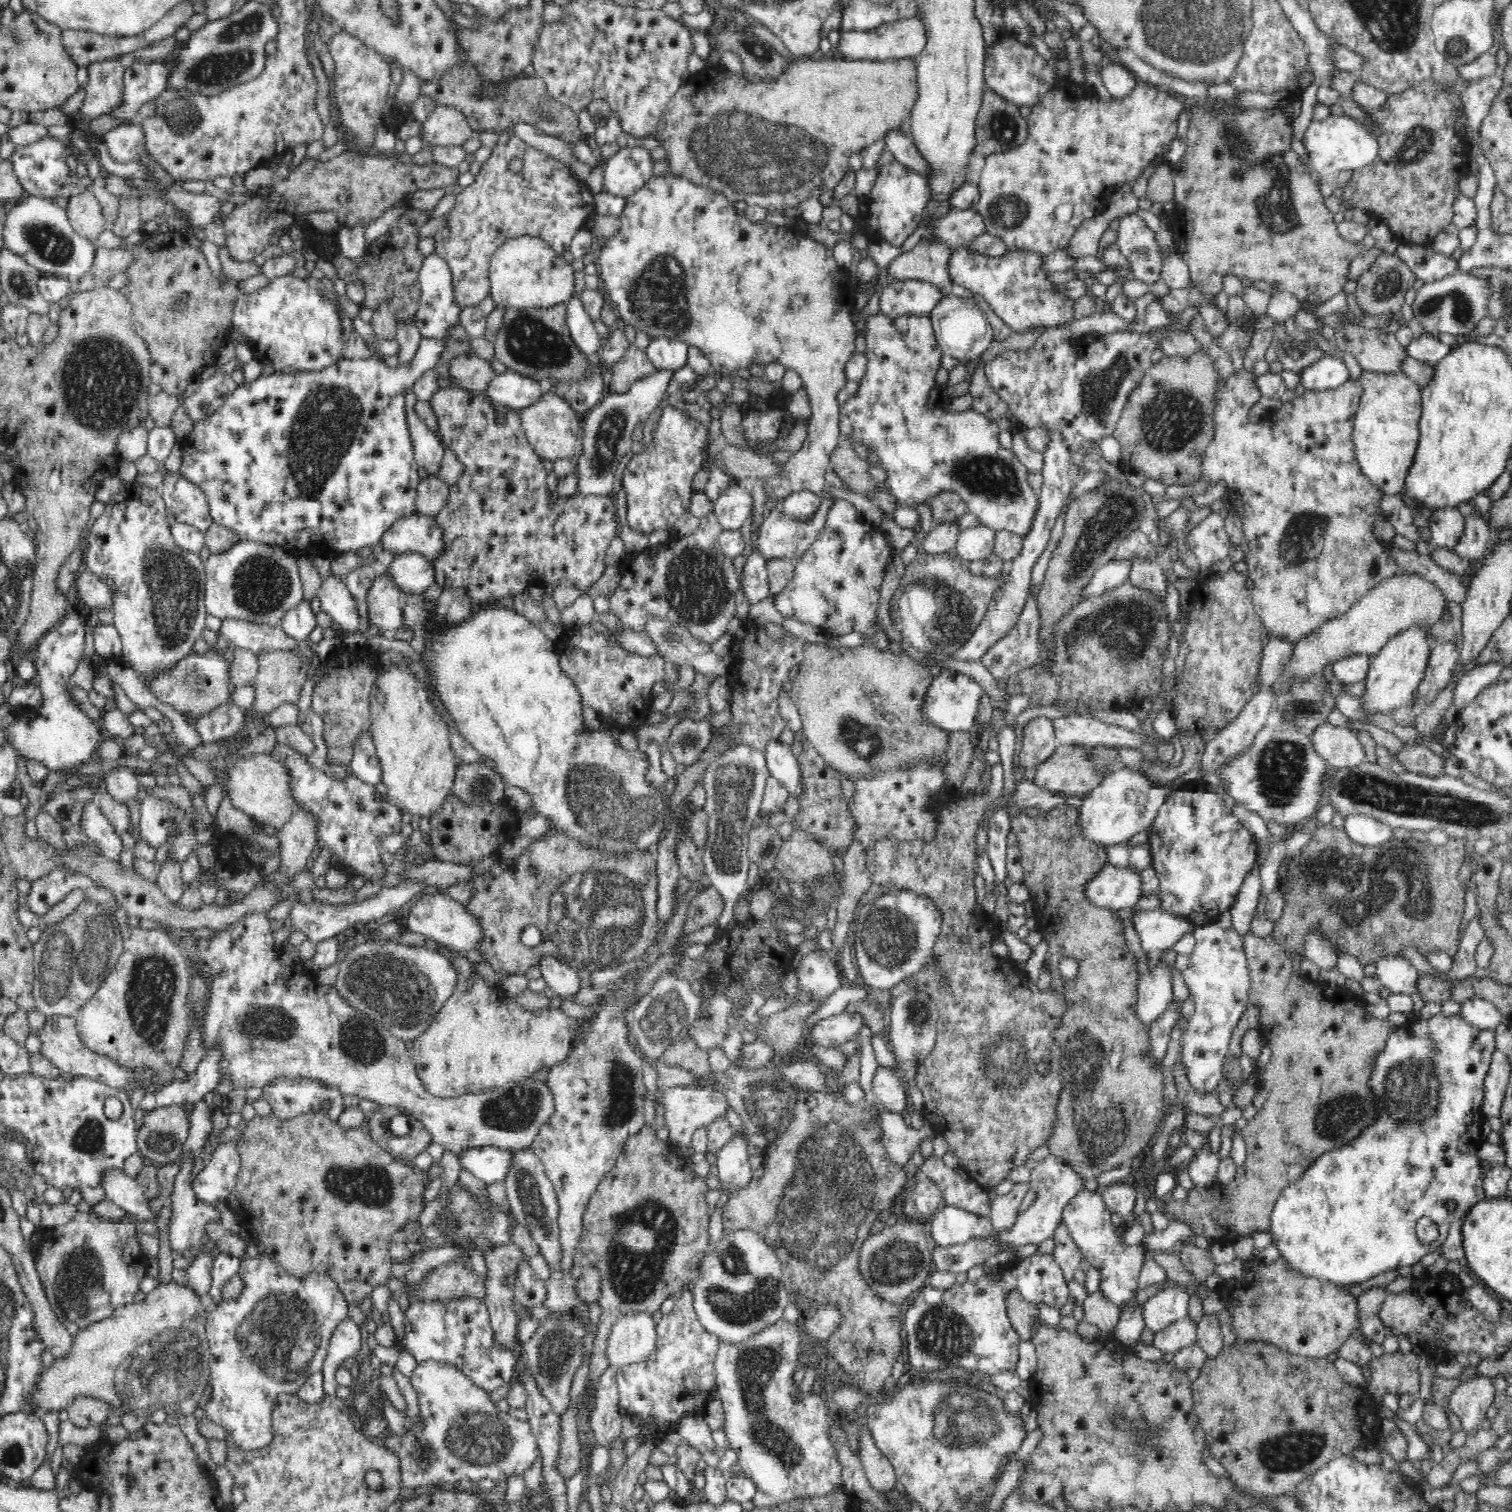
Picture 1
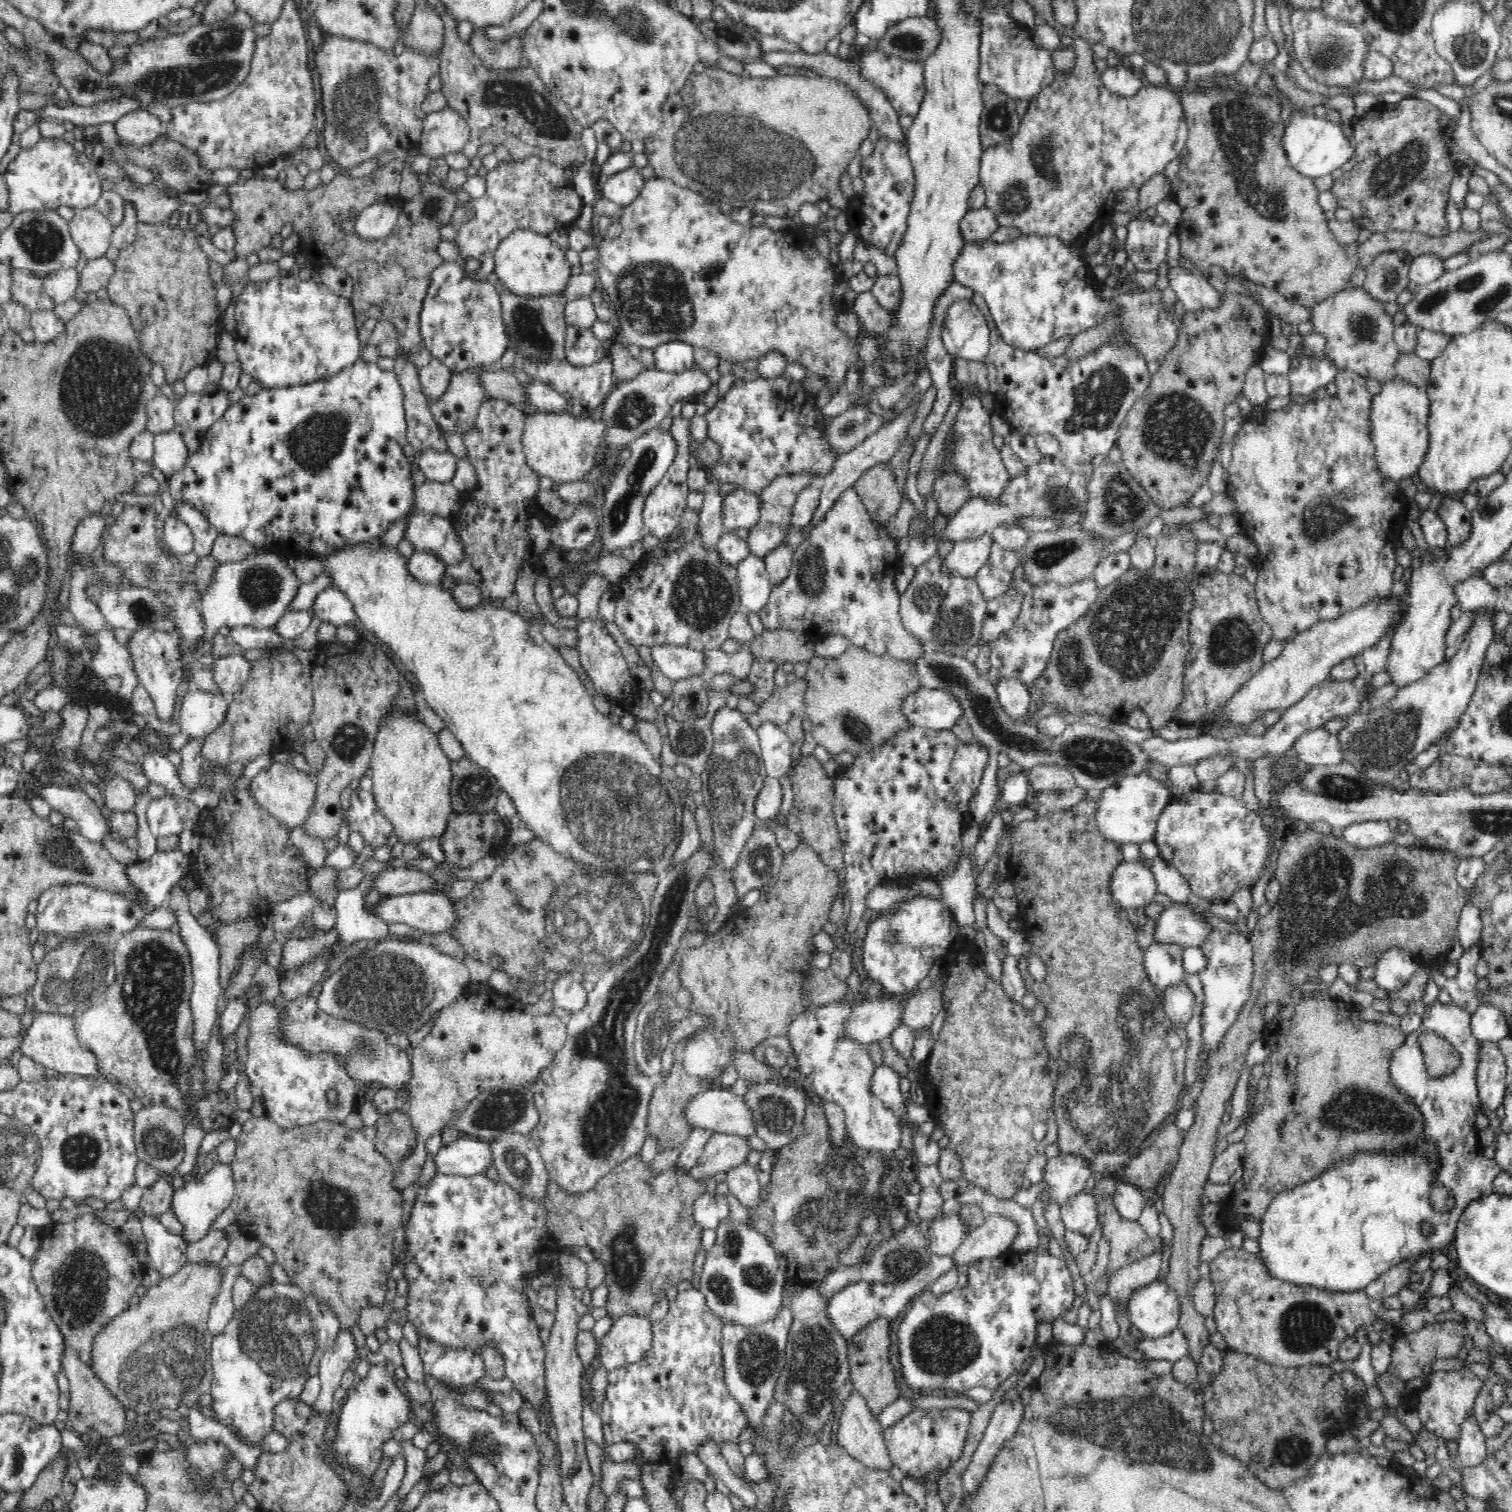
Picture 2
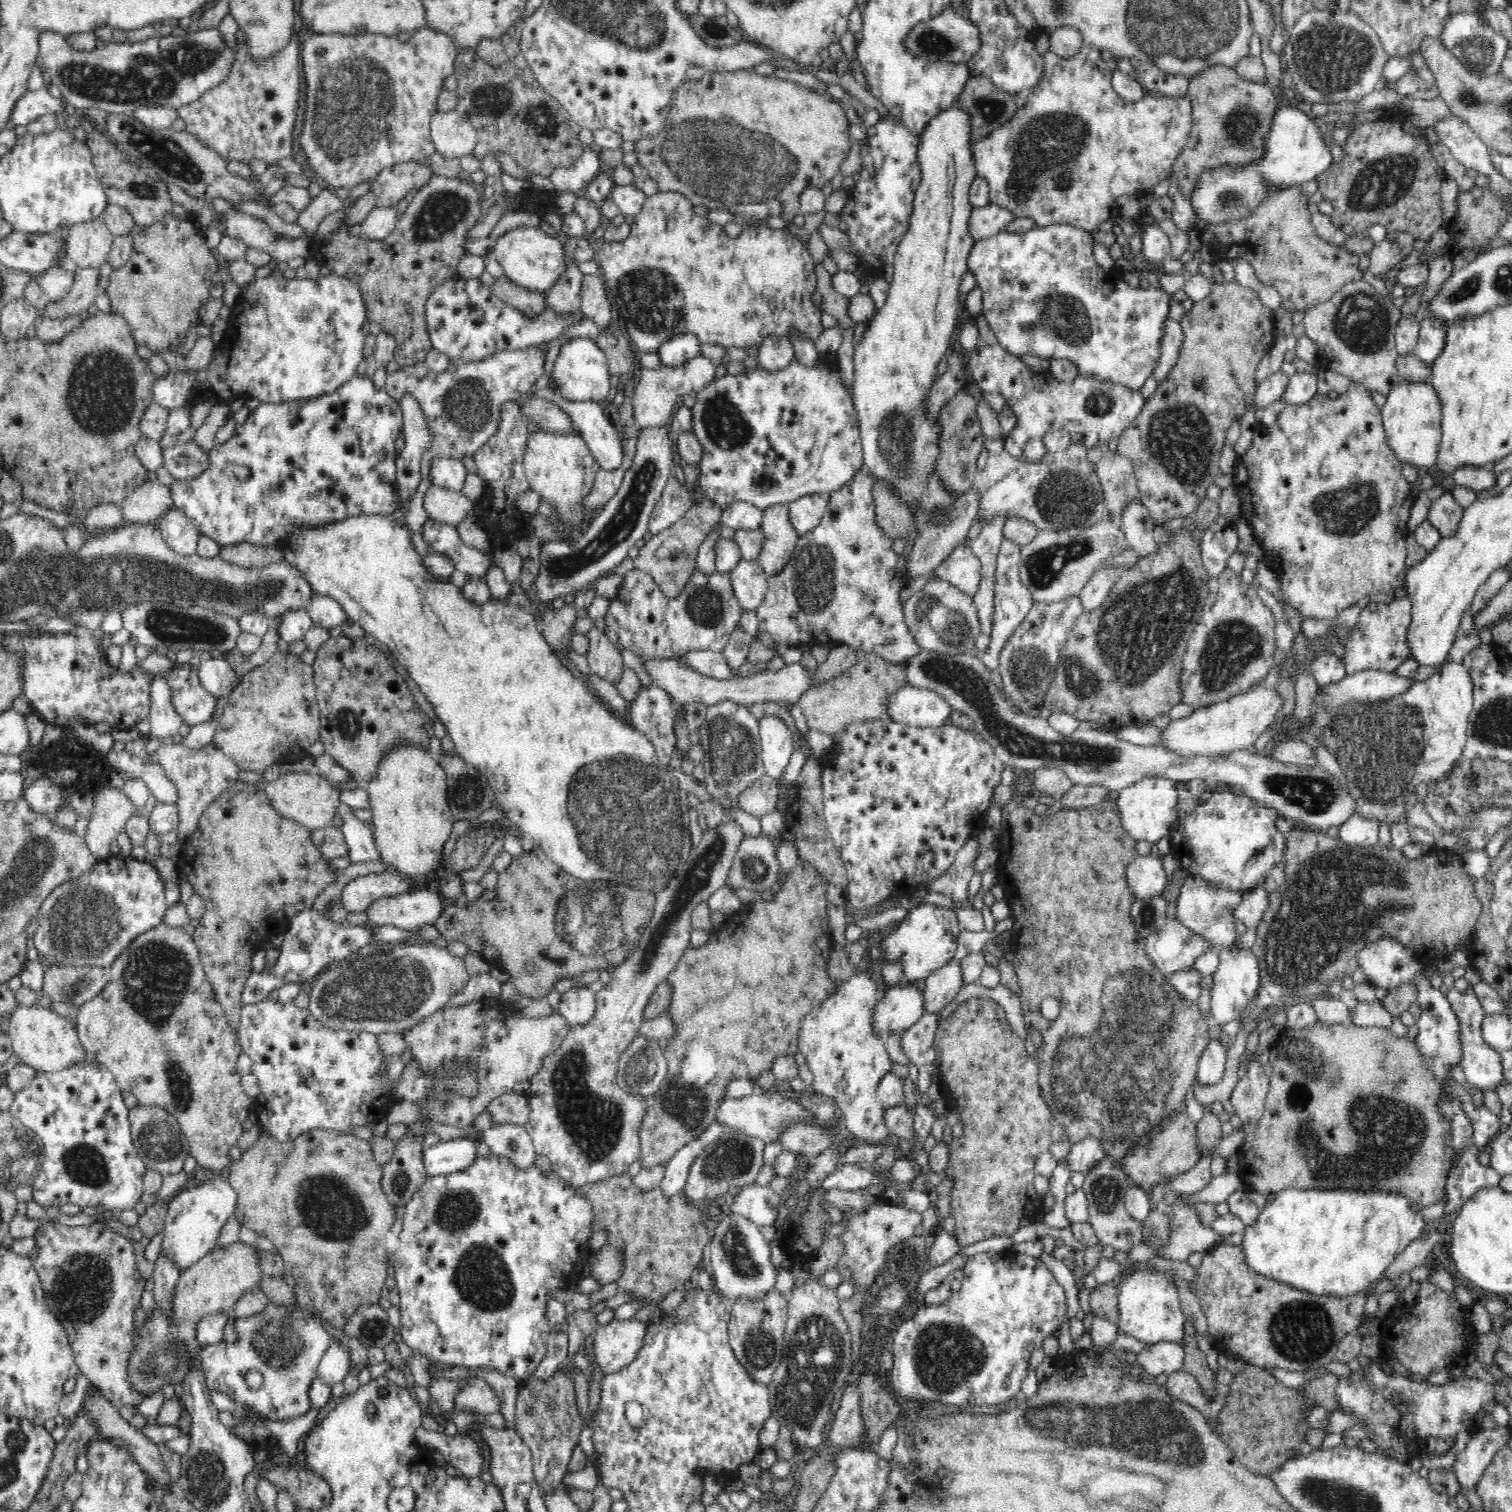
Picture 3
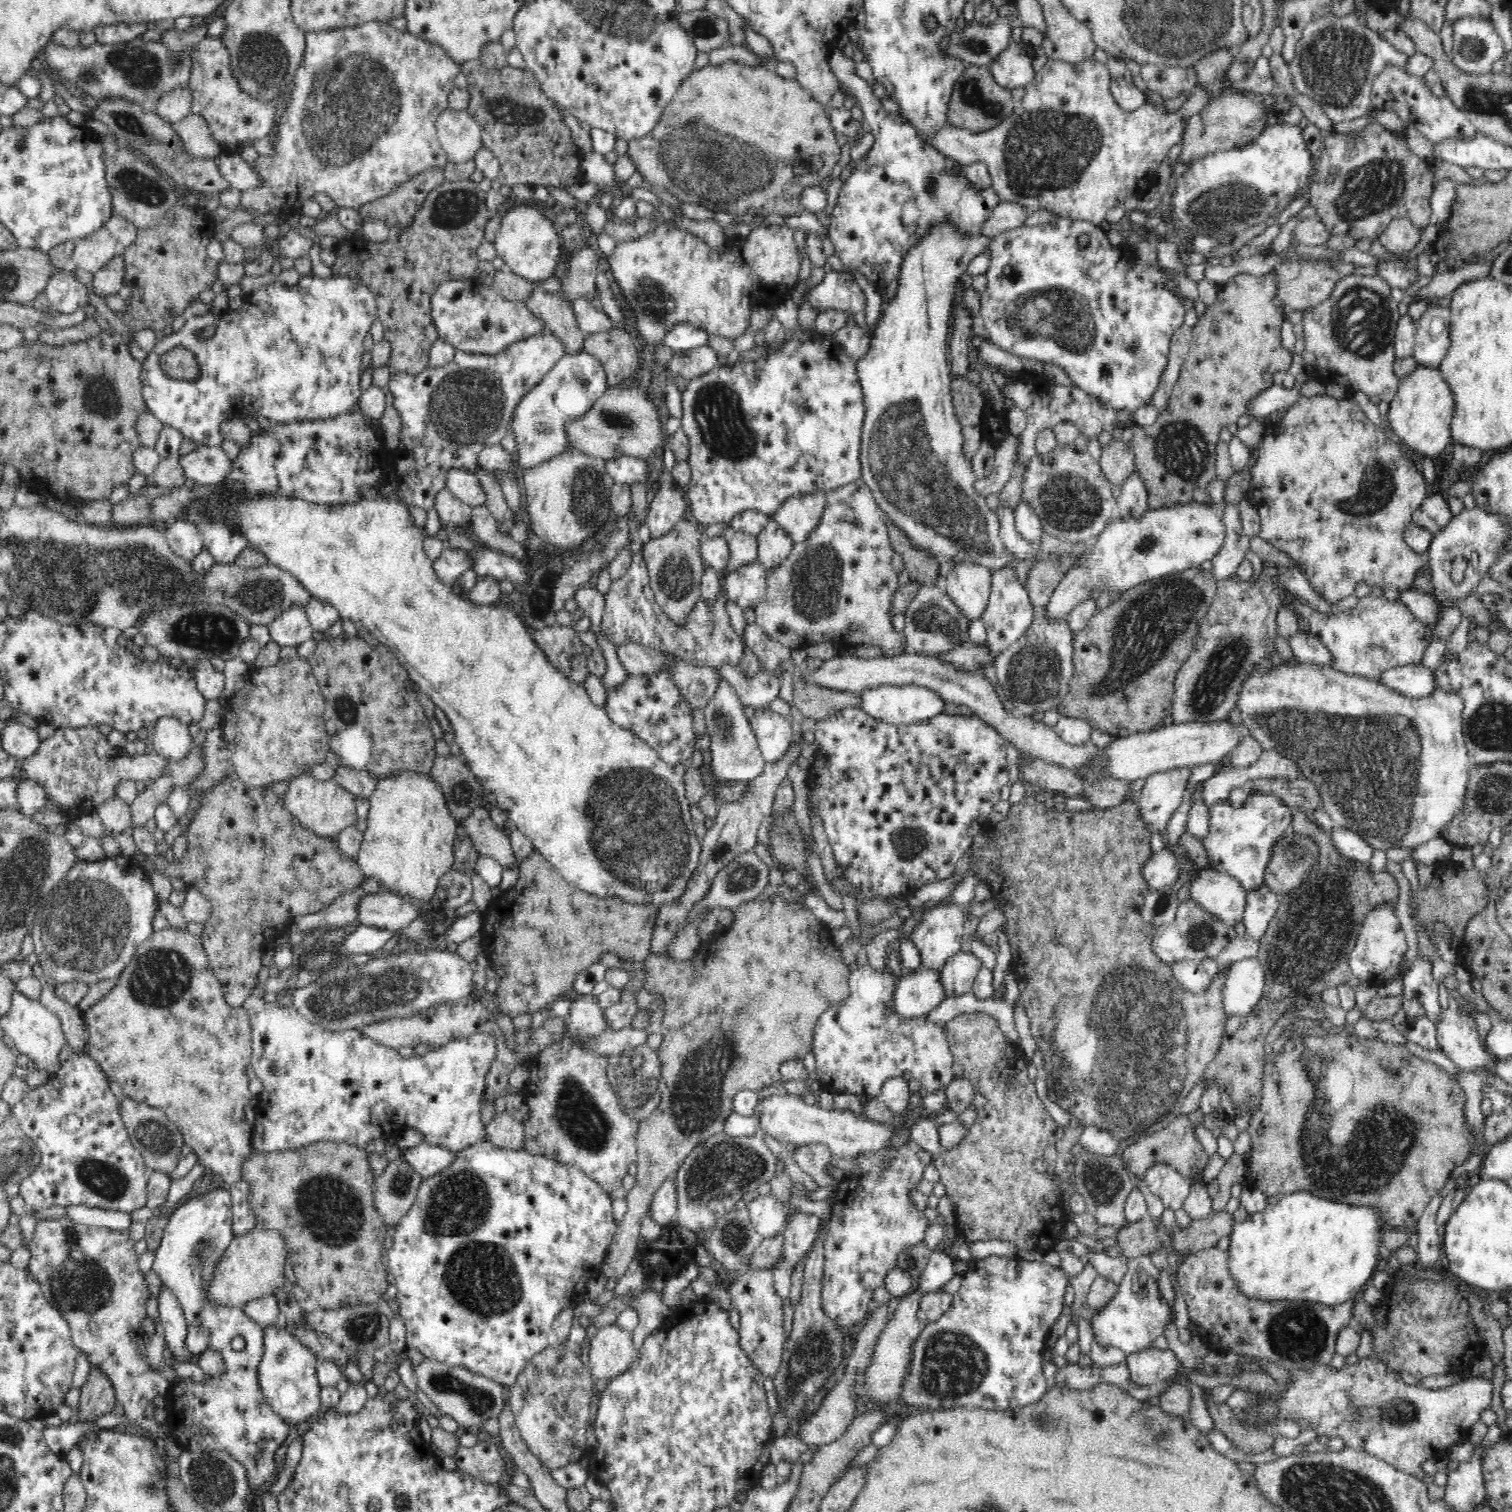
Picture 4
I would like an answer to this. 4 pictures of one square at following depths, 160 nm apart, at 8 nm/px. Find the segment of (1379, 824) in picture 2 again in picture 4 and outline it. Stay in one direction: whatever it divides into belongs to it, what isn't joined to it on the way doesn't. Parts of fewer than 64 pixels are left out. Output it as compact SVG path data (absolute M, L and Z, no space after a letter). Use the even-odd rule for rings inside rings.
M1337 825L1334 826L1331 835L1336 849L1341 854L1345 854L1347 858L1353 858L1353 860L1360 860L1361 862L1371 860L1375 850L1372 843L1368 843L1366 838L1354 829Z

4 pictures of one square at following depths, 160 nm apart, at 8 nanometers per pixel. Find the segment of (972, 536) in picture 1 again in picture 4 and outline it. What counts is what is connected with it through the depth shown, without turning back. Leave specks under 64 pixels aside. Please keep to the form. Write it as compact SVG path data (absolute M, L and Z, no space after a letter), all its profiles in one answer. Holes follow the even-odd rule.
M958 561L946 577L948 595L970 620L982 617L991 591L991 572L972 561Z

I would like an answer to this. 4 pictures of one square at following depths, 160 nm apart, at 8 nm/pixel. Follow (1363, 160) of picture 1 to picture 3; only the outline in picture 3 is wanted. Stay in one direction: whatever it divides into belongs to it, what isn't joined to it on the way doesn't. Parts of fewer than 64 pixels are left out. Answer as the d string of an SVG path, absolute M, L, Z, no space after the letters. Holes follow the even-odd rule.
M1285 103L1274 116L1264 158L1247 166L1222 166L1218 170L1206 170L1190 196L1190 203L1197 220L1201 222L1239 219L1257 205L1268 185L1287 187L1332 175L1333 164L1332 153L1316 121L1304 107L1292 108Z

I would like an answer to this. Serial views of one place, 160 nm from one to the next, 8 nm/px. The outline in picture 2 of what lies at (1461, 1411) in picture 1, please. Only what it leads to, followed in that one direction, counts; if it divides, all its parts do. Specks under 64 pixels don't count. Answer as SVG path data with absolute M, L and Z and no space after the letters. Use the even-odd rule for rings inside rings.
M1468 1413L1459 1428L1457 1462L1460 1467L1479 1465L1487 1458L1486 1438L1474 1413Z

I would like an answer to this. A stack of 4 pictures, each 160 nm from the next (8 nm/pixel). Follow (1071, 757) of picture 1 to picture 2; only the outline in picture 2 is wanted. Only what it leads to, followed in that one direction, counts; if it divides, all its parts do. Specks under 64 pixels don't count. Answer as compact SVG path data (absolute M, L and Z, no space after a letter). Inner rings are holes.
M1040 764L1026 771L1029 786L1033 791L1053 793L1077 788L1077 781L1070 769L1058 764Z

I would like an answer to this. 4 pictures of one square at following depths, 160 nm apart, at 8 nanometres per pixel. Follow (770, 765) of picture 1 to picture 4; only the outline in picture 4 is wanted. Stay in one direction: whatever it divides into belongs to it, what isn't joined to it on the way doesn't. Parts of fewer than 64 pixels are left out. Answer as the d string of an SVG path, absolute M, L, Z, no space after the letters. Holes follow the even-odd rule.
M761 709L751 717L751 724L766 765L777 764L794 744L789 717Z

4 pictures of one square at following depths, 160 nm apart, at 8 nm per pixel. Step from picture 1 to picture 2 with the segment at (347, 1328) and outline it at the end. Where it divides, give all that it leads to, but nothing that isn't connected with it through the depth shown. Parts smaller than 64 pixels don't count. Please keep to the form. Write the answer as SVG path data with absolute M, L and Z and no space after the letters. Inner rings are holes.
M341 1330L331 1348L323 1353L318 1372L321 1391L312 1404L316 1411L332 1410L334 1391L341 1385L342 1375L358 1360L356 1349L351 1330Z

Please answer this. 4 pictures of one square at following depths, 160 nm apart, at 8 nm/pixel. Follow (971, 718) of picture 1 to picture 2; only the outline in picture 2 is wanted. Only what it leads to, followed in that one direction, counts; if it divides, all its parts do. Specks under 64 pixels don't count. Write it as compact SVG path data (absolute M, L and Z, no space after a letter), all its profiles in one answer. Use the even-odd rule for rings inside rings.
M924 686L906 696L902 710L913 727L940 731L951 731L964 715L954 691Z

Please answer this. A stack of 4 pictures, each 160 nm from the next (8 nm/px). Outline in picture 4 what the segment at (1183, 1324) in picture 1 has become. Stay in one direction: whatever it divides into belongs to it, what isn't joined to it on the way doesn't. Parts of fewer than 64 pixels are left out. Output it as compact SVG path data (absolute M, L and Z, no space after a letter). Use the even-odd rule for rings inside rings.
M1148 1347L1125 1357L1132 1381L1141 1385L1162 1387L1170 1377L1176 1375L1181 1362L1172 1350Z

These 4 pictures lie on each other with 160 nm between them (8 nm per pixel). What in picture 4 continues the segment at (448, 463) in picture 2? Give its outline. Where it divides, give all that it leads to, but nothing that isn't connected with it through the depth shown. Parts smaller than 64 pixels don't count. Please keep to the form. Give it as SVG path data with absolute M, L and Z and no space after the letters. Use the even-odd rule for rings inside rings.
M456 467L446 469L445 487L456 498L472 507L486 504L485 491L474 472Z

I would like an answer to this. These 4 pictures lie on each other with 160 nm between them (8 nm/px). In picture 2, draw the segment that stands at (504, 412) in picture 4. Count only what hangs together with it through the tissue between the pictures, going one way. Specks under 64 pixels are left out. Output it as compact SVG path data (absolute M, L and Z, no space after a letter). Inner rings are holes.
M605 354L600 360L593 362L590 366L572 365L570 361L566 362L544 362L538 366L538 363L532 360L524 360L514 364L520 371L526 375L540 380L544 385L549 385L553 390L565 400L565 408L573 415L585 416L590 411L596 411L600 408L603 400L612 390L612 357ZM488 366L454 372L446 394L429 405L437 424L446 432L467 431L473 423L478 405L488 398L480 387L478 372Z

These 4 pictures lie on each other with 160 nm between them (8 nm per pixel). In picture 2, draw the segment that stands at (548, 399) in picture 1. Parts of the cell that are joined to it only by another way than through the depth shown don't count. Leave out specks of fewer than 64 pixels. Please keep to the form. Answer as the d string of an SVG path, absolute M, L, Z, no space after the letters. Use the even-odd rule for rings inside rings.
M527 411L521 441L530 467L556 484L587 480L598 458L602 424L564 411Z

